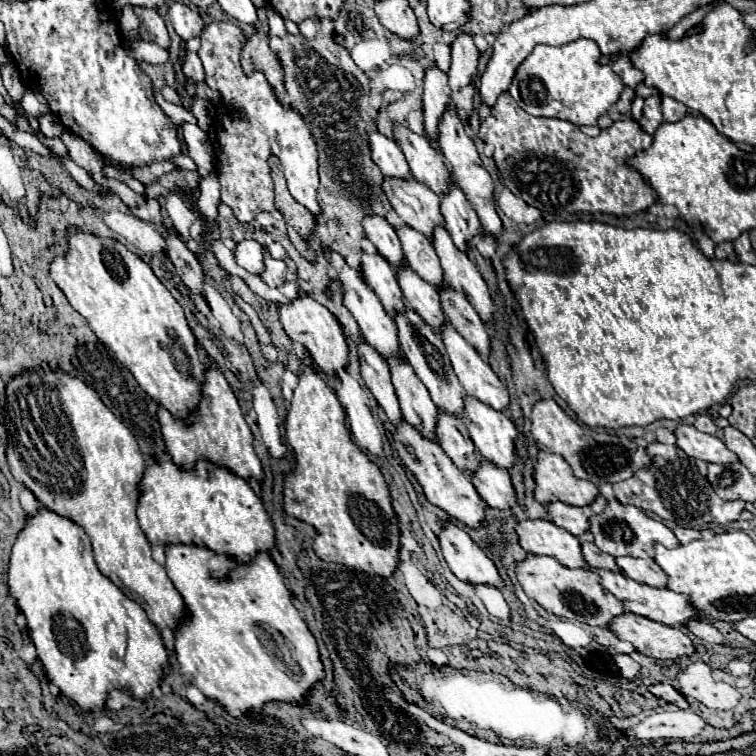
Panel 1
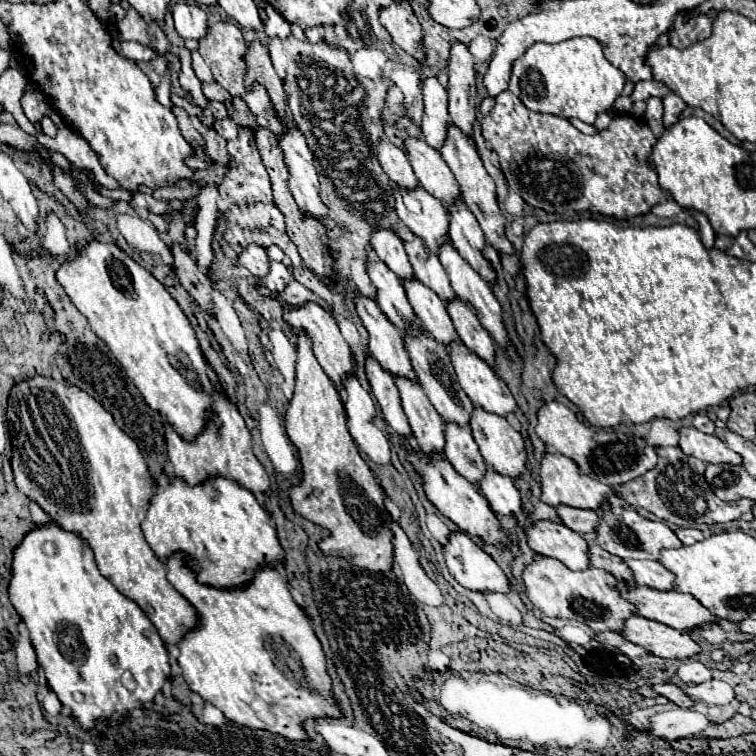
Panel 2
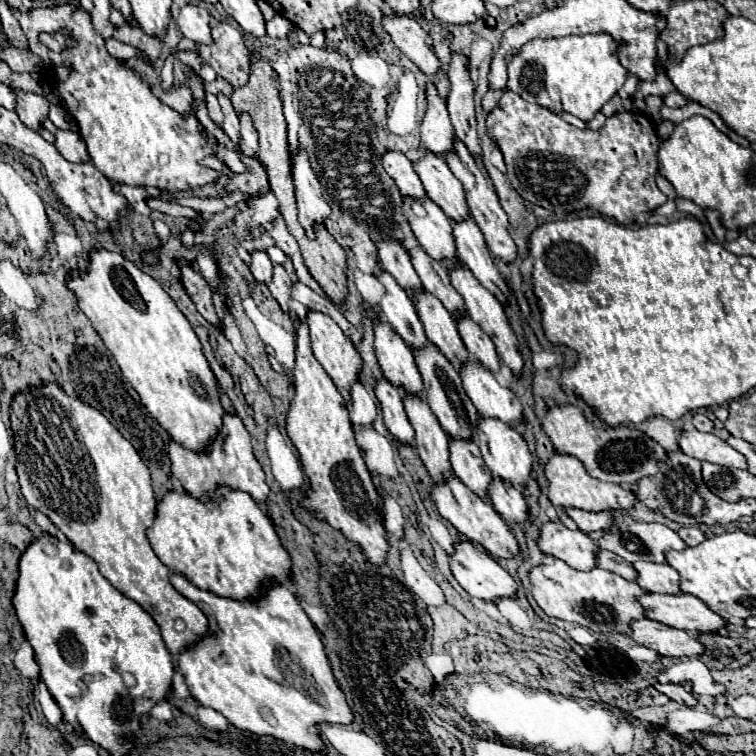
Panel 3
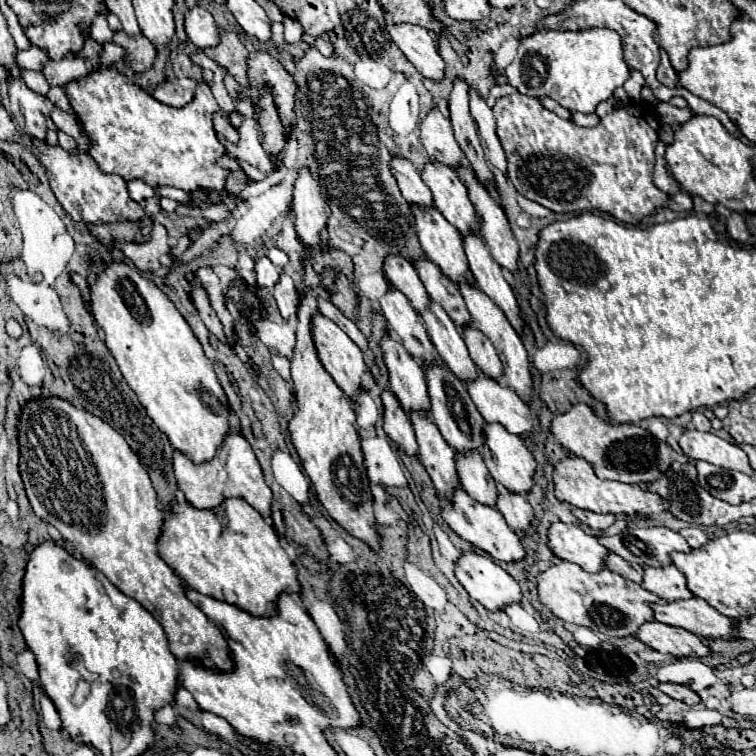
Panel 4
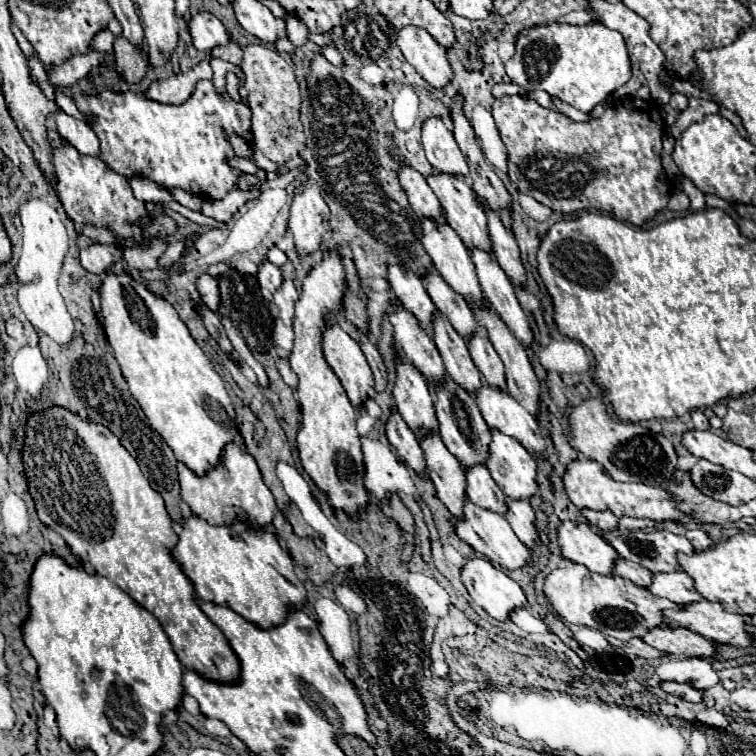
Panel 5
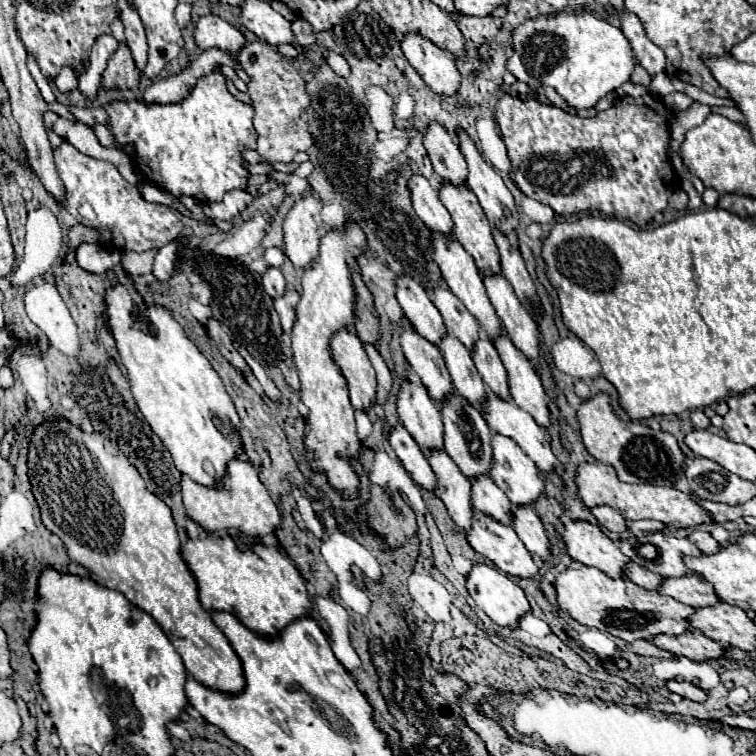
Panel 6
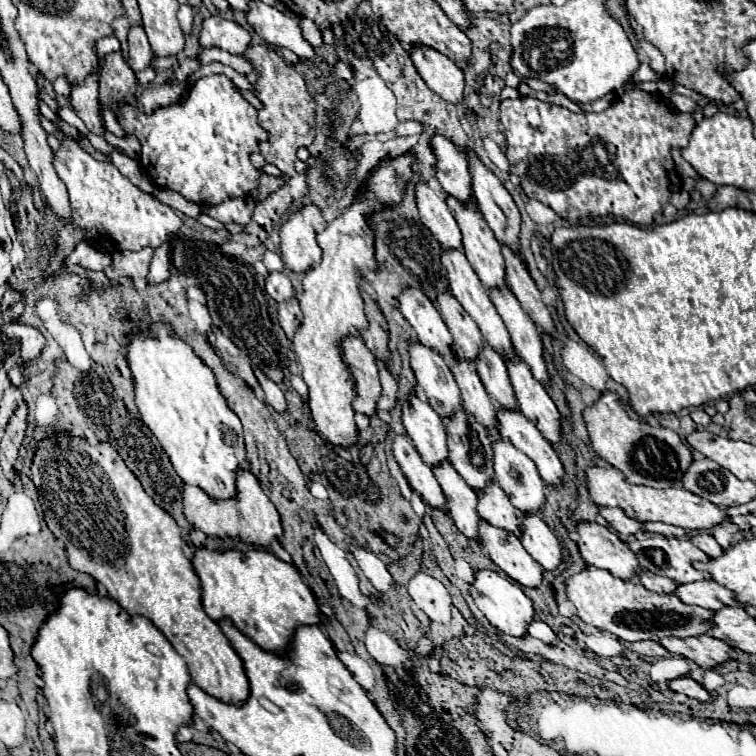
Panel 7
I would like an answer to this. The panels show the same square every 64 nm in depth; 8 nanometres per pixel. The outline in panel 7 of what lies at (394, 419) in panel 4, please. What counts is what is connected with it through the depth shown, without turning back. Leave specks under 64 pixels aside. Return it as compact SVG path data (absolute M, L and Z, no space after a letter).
M408 434L394 436L392 452L408 480L408 484L420 492L420 496L434 508L446 508L446 500L438 480L432 474L432 468L420 458L418 450L414 448Z

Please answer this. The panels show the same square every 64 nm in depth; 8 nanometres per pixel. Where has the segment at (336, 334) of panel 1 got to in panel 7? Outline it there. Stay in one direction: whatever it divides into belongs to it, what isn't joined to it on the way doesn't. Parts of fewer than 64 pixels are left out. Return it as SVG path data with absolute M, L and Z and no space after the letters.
M346 336L340 342L342 360L348 366L354 380L354 410L366 416L376 412L376 400L380 396L380 380L374 354L366 348L360 336Z

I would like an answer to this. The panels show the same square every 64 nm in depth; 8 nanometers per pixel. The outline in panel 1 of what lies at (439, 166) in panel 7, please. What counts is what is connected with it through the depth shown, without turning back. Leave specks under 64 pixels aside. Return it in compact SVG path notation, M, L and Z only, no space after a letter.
M432 64L424 76L424 130L430 138L438 136L438 122L448 104L450 104L448 74L442 72L436 64Z

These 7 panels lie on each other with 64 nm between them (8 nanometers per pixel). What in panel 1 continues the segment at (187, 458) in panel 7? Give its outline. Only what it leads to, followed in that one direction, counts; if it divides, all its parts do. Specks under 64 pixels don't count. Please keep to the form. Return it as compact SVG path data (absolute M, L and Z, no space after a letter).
M74 224L68 228L68 250L50 262L50 278L64 292L70 306L82 314L98 340L114 352L114 356L134 374L136 382L146 394L168 408L174 416L188 416L200 402L200 386L204 380L204 362L196 348L196 338L184 318L184 310L168 292L168 288L156 278L152 268L122 242L90 234Z

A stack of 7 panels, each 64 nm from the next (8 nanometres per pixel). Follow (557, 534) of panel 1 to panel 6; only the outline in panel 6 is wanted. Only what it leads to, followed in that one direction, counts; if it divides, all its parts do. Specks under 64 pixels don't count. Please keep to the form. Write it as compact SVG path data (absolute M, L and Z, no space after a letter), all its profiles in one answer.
M570 522L564 528L562 540L572 560L594 566L612 578L624 578L620 568L628 558L616 548L616 544L590 522Z

